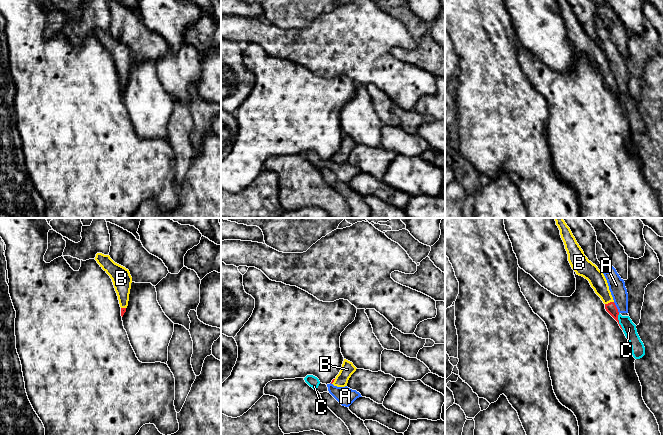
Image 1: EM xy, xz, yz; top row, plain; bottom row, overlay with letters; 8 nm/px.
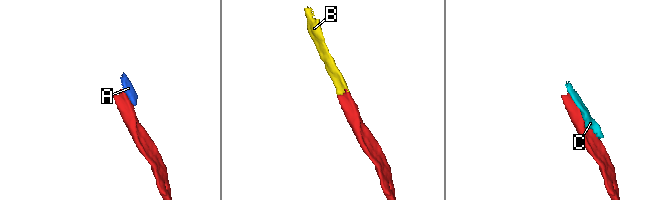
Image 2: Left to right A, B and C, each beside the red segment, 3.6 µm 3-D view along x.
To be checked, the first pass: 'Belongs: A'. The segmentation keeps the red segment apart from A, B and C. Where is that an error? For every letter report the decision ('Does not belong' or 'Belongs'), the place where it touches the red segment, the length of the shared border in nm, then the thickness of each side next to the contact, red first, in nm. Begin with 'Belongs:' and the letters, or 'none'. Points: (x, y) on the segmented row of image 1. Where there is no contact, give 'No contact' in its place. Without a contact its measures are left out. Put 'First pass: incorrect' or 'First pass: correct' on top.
First pass: incorrect
Belongs: B
A: Does not belong. Touches red at yz (616, 307). Shared border 100 nm. Thickness 90 nm (red) against 130 nm
B: Belongs. Touches red at yz (610, 302). Shared border 80 nm. Thickness 90 nm (red) against 140 nm
C: Does not belong. Touches red at yz (618, 321). Shared border 140 nm. Thickness 90 nm (red) against 110 nm

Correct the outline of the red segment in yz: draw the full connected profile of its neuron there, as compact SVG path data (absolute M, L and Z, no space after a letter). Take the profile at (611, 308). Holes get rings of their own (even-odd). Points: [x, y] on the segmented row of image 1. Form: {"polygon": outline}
{"polygon": "M554 218L556 225L560 230L561 238L564 242L565 249L568 254L568 261L572 269L577 275L587 279L594 289L595 293L601 298L605 304L606 311L618 322L618 309L614 303L613 297L609 290L607 280L602 271L593 264L584 255L583 250L577 243L570 228L567 226L563 218Z"}

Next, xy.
{"polygon": "M97 253L95 260L112 279L121 307L121 316L123 317L128 306L132 283L130 272L125 267L115 263L109 255Z"}

